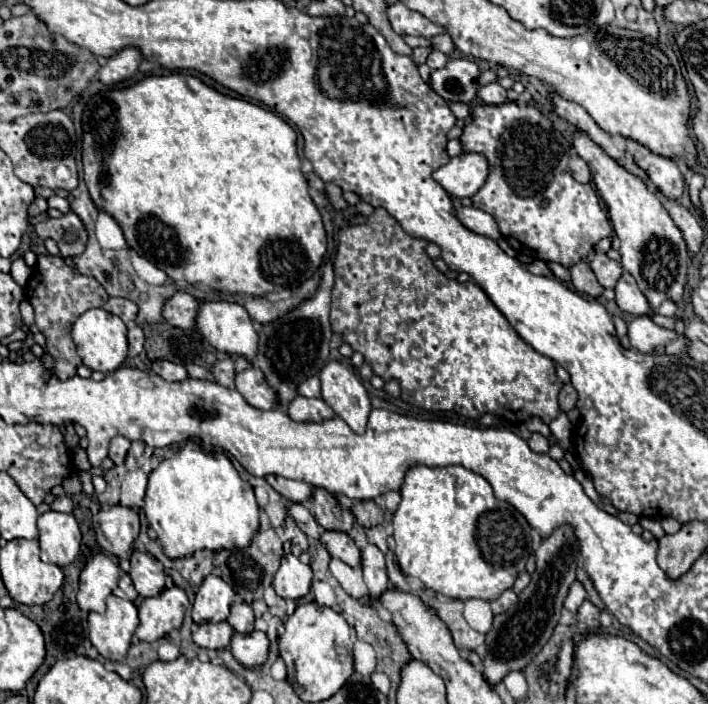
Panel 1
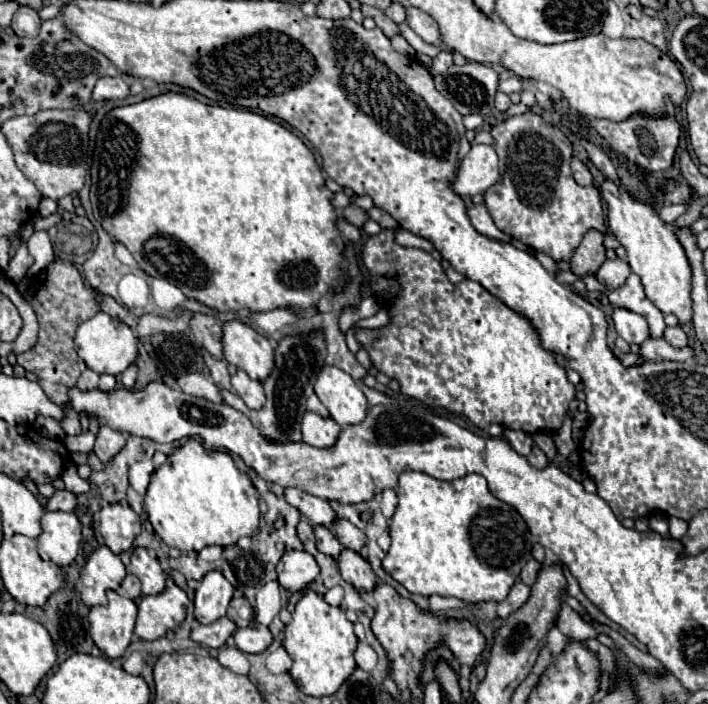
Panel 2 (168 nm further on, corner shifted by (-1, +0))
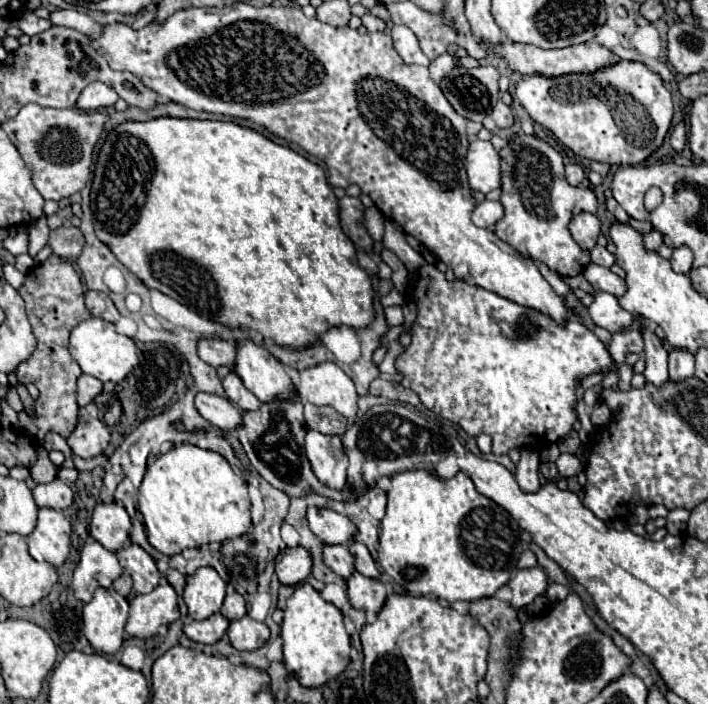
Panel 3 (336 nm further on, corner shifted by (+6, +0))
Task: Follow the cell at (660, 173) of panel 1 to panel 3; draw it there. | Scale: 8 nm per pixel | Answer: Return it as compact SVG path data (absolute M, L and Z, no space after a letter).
M617 61L613 67L597 71L593 75L563 75L557 79L545 79L541 75L523 77L513 89L513 95L521 101L533 121L549 129L559 139L559 143L569 147L575 155L609 165L625 167L645 163L651 153L661 147L673 119L671 93L665 89L663 81L645 65L633 61Z

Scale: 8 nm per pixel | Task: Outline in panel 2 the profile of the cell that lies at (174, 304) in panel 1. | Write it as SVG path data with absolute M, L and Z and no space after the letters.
M194 315L190 321L190 333L204 345L214 359L224 359L222 353L222 323L210 315Z

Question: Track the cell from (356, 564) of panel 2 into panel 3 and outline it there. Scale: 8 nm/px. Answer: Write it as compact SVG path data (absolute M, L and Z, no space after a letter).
M353 571L347 579L347 595L355 609L377 613L385 603L387 591L381 579L371 579L359 571Z

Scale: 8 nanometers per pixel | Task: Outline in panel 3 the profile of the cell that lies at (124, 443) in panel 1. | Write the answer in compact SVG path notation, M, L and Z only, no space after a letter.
M81 409L77 427L73 435L69 435L67 443L75 455L83 459L91 459L101 455L107 449L109 439L111 435L107 425L99 417L93 417L91 413L87 413L87 409Z

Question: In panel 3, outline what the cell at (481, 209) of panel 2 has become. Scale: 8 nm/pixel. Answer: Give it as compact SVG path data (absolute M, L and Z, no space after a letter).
M483 201L473 209L473 223L477 227L491 229L503 215L503 207L499 201Z

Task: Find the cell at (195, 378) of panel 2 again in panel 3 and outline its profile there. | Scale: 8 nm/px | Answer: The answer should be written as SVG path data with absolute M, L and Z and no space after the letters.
M199 391L195 395L195 407L203 419L207 419L209 423L213 423L223 431L229 431L241 425L241 411L225 397Z

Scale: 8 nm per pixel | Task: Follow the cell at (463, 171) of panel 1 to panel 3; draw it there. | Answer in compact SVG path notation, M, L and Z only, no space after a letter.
M473 141L469 145L467 157L465 157L465 169L467 169L467 177L469 177L469 187L473 191L479 193L489 193L491 189L499 189L499 173L501 173L501 165L499 165L499 153L493 149L493 145L489 141Z

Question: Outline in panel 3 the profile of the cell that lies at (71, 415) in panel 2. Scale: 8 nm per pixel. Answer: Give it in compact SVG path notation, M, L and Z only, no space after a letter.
M51 255L45 263L35 265L27 273L23 287L19 289L19 295L25 301L27 317L37 339L37 347L27 361L19 363L15 375L21 383L33 383L41 393L35 401L37 418L21 411L18 413L19 427L35 437L35 440L40 438L40 431L41 435L55 431L63 439L67 439L77 425L79 407L75 403L75 381L81 375L79 365L69 355L69 333L77 323L91 317L83 301L83 285L77 271L69 263L61 261L57 255Z

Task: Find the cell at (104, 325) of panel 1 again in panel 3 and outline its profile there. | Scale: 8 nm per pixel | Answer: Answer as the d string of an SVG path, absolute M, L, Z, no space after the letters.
M89 317L87 321L81 321L71 331L69 351L71 351L71 357L79 363L83 373L93 375L101 381L119 383L137 365L137 347L133 343L133 339L129 339L127 335L117 333L113 323L109 323L105 319L99 319L99 317Z

